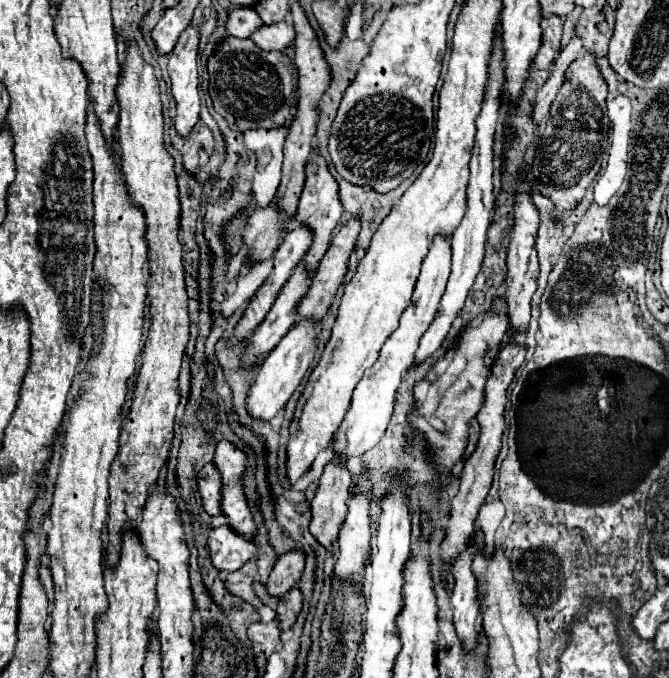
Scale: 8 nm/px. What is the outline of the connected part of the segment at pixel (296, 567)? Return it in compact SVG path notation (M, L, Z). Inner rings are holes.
M288 552L280 556L274 564L274 570L270 572L266 592L270 596L282 598L290 588L294 588L302 576L304 570L304 554L302 552Z

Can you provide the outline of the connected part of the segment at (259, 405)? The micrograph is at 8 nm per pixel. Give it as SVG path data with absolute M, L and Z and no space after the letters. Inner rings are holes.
M304 318L298 322L298 326L292 326L290 332L282 338L282 342L268 354L268 358L264 358L264 362L258 370L258 376L256 376L254 384L250 386L248 398L246 398L246 412L252 418L270 422L276 416L276 412L280 408L284 408L284 404L288 402L292 392L298 388L300 380L304 378L304 374L308 372L308 368L314 360L318 334L320 334L320 324L316 324L310 318Z

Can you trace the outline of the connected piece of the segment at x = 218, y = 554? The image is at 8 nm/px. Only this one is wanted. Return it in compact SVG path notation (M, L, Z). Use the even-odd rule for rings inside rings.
M218 526L208 536L208 552L212 566L220 572L234 572L246 564L258 550L254 542L236 534L230 526Z

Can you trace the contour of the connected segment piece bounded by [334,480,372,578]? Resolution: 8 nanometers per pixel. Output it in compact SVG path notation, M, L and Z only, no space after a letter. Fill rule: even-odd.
M370 480L360 486L360 494L354 494L348 500L348 516L340 528L340 552L334 572L340 578L352 576L364 570L364 558L368 556L368 542L370 542L370 528L368 528L368 500L370 500Z

